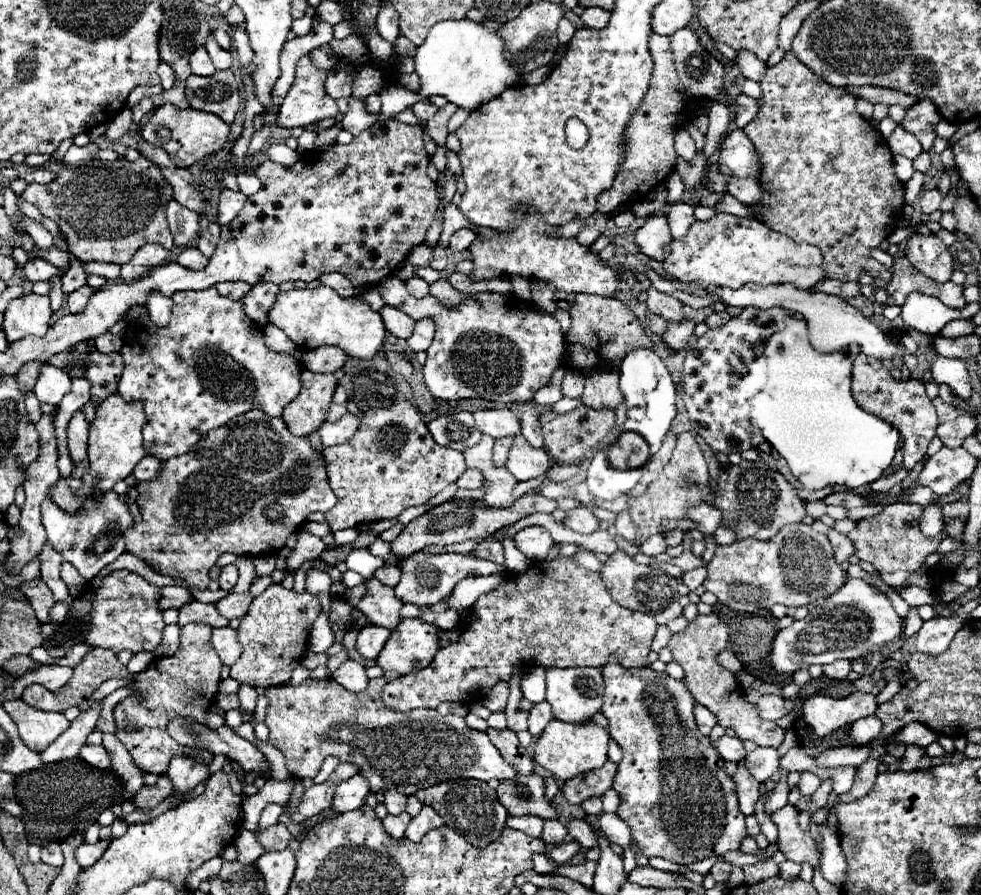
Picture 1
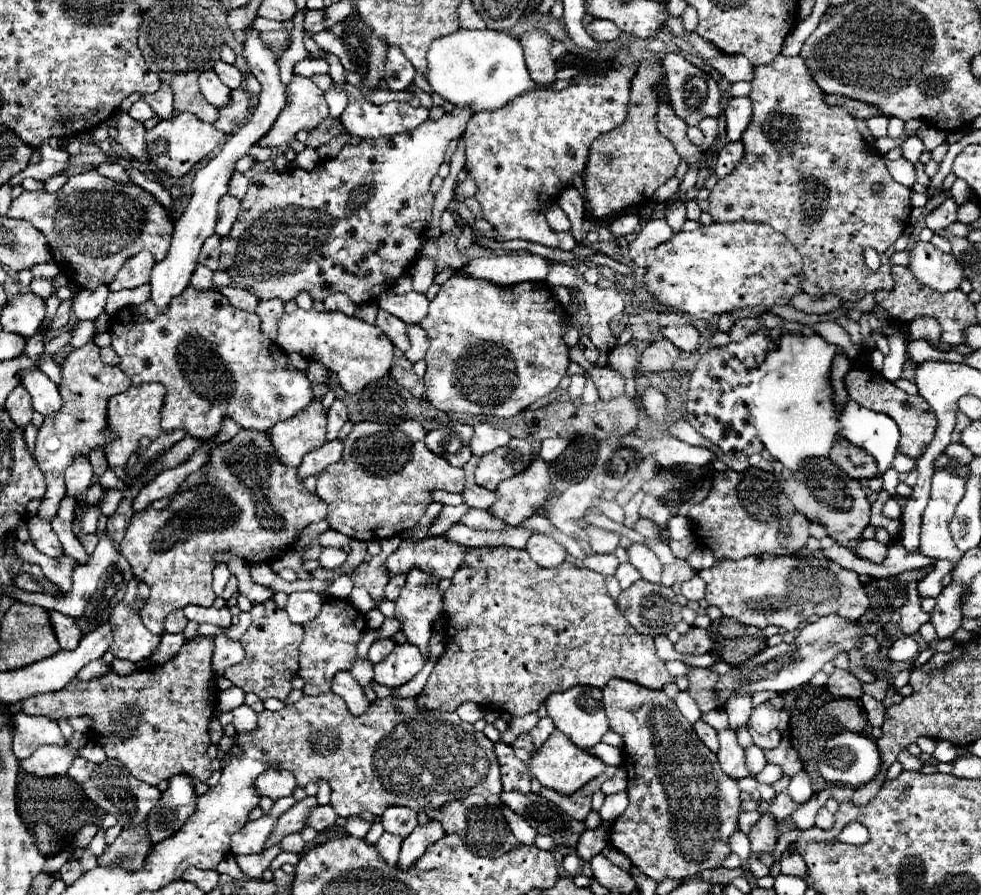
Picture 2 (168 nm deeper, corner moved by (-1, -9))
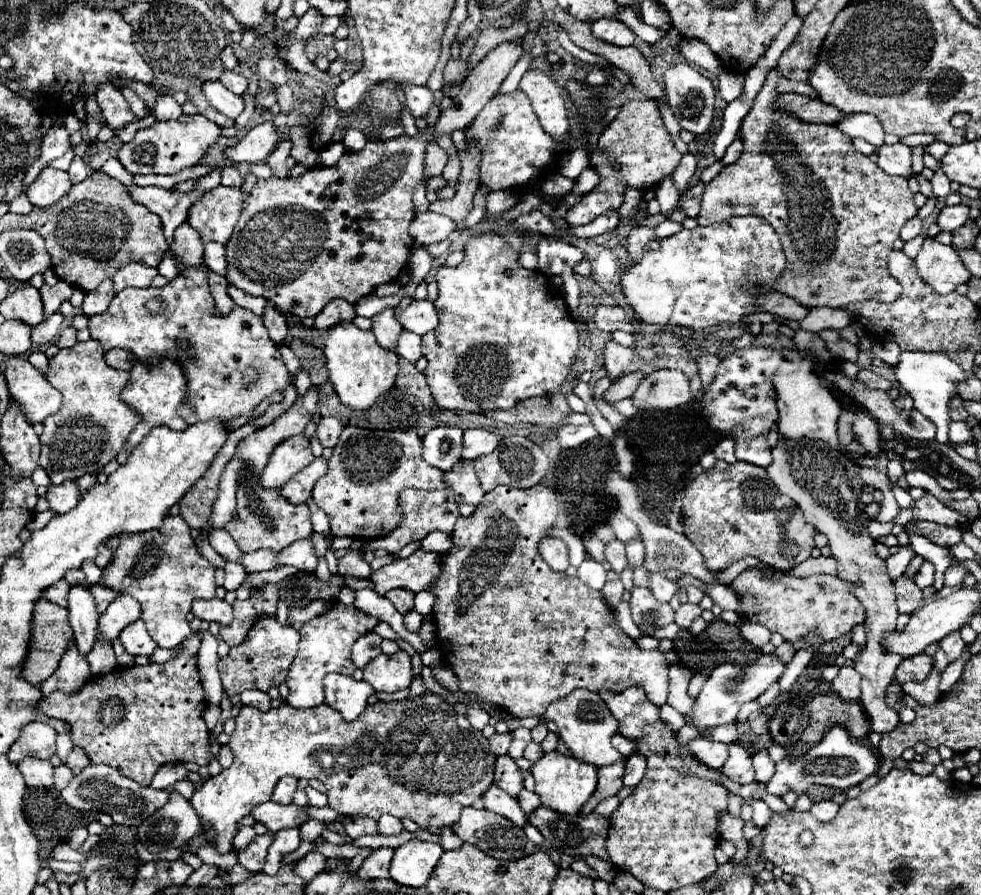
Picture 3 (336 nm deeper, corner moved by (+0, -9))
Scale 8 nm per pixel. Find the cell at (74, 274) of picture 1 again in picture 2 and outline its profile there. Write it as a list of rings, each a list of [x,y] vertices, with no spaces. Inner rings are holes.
[[[71,299],[61,301],[61,305],[59,305],[59,309],[57,309],[57,315],[55,315],[55,319],[51,321],[49,329],[61,329],[61,327],[69,325],[69,319],[71,319],[71,303],[73,303]]]

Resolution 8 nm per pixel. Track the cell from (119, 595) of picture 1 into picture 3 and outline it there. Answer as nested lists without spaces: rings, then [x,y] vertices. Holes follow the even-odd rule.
[[[142,619],[130,623],[126,629],[122,629],[120,641],[130,655],[150,655],[156,649],[156,643],[148,635]]]

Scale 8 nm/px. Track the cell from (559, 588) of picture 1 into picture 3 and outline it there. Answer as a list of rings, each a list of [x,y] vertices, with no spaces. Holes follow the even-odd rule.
[[[498,485],[498,489],[490,491],[484,495],[484,499],[480,501],[480,505],[476,507],[476,511],[470,517],[458,517],[454,533],[452,533],[452,547],[442,553],[440,559],[440,575],[436,577],[436,581],[428,587],[430,593],[436,595],[436,601],[432,605],[432,619],[436,625],[436,635],[438,635],[438,647],[442,647],[440,651],[444,653],[446,663],[452,667],[452,671],[458,675],[460,679],[460,691],[476,691],[482,695],[482,699],[510,711],[514,717],[540,717],[546,713],[548,705],[556,699],[566,697],[568,693],[572,693],[574,689],[588,689],[588,691],[600,691],[600,689],[608,689],[614,693],[622,693],[628,687],[642,687],[646,691],[646,697],[662,707],[666,703],[668,697],[668,665],[666,659],[660,651],[642,651],[636,647],[634,639],[630,639],[616,623],[612,607],[606,603],[606,599],[602,597],[600,591],[584,585],[578,577],[568,577],[566,573],[558,573],[552,571],[548,567],[548,563],[540,557],[538,545],[544,537],[548,537],[548,531],[554,527],[558,519],[558,501],[552,489],[548,489],[546,485],[536,485],[530,489],[510,489],[506,485]]]

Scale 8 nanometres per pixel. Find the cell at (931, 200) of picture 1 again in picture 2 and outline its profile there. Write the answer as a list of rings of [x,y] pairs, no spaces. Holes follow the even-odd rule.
[[[947,197],[941,205],[937,205],[929,215],[927,215],[927,227],[931,231],[941,231],[947,225],[951,225],[957,219],[957,203]]]

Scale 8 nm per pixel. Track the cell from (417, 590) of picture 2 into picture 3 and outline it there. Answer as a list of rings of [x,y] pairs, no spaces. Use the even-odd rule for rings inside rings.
[[[410,611],[410,613],[404,617],[404,627],[406,627],[410,633],[416,633],[416,631],[422,627],[422,615],[418,615],[416,611]]]

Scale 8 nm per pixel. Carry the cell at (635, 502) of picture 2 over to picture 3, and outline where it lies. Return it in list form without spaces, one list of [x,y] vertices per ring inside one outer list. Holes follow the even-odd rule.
[[[630,541],[628,545],[626,545],[626,553],[628,553],[628,563],[632,565],[632,569],[638,569],[640,565],[642,565],[642,561],[644,561],[644,545],[642,545],[642,541]]]

